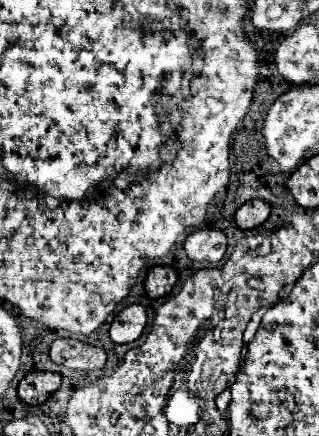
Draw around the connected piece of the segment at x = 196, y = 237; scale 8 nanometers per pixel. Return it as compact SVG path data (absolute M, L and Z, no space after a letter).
M202 229L188 235L184 249L194 261L212 261L218 263L226 253L228 241L220 229Z

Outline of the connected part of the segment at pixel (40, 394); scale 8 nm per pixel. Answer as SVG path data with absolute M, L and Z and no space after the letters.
M32 371L20 381L18 395L28 405L42 405L60 387L60 381L62 381L60 373Z

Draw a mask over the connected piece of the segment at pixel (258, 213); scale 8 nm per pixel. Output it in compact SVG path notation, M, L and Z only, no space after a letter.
M252 199L252 201L246 201L238 211L236 211L236 225L240 229L256 229L260 227L268 215L272 211L272 205L262 201L262 199Z

